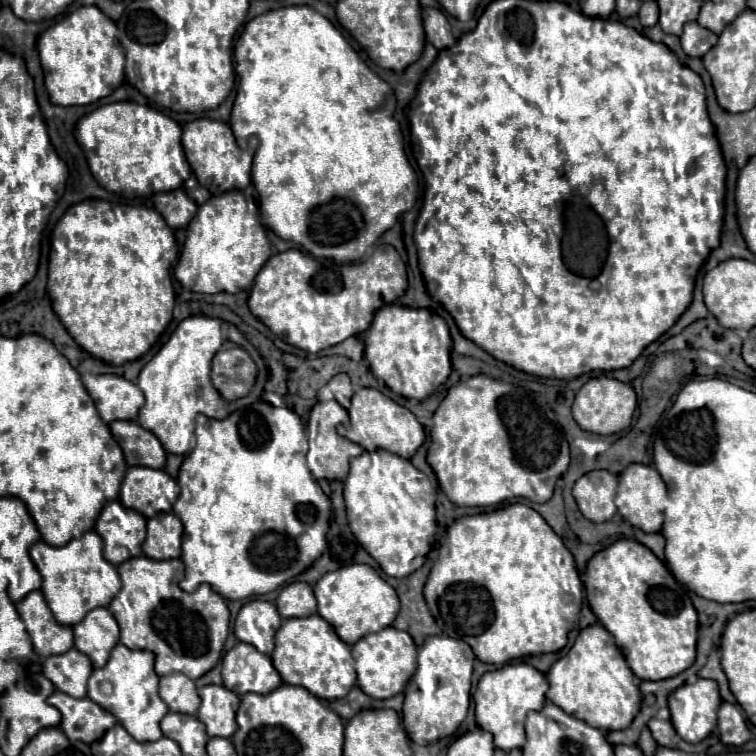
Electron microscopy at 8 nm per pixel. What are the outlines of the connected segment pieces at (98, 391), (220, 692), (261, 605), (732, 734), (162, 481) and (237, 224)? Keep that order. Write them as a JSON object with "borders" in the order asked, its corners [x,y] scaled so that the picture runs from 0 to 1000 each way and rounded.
{"borders":[[[[153,495],[110,497],[108,504],[138,558],[180,556],[185,540],[190,537],[188,516],[179,505],[172,505],[161,497]]],[[[270,907],[262,913],[262,921],[267,926],[262,952],[270,955],[275,974],[304,976],[315,963],[312,939],[317,934],[317,923],[296,907]]],[[[336,794],[317,804],[310,823],[310,839],[317,849],[333,852],[347,865],[357,868],[362,860],[362,839],[370,825],[373,817],[362,799]]],[[[955,929],[950,939],[950,968],[960,987],[981,987],[992,979],[992,966],[987,960],[984,944],[976,934]]],[[[193,616],[169,619],[159,648],[159,664],[167,672],[183,675],[193,685],[204,685],[212,677],[225,677],[233,661],[235,640],[222,624]]],[[[304,251],[299,257],[280,259],[262,275],[257,294],[249,299],[249,312],[230,365],[241,381],[251,386],[312,389],[336,376],[341,357],[357,339],[360,325],[344,295],[340,270],[327,263],[317,251]]]]}

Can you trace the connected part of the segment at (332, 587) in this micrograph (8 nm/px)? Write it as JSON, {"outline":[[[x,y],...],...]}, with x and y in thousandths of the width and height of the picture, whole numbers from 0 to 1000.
{"outline":[[[466,746],[466,749],[455,749],[442,757],[429,759],[418,770],[415,786],[421,794],[421,812],[426,817],[431,817],[431,823],[437,823],[437,828],[442,828],[444,839],[458,852],[468,852],[468,849],[474,849],[474,844],[479,844],[484,839],[519,828],[519,823],[529,807],[524,780],[516,772],[511,772],[495,751],[489,751],[484,746]]]}

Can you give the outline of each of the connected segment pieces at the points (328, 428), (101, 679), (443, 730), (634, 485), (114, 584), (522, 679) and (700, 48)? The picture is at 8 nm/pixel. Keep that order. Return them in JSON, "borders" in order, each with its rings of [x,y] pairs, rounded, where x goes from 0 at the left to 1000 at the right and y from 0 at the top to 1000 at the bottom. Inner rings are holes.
{"borders":[[[[434,529],[434,532],[421,532],[413,545],[410,545],[410,556],[407,556],[407,585],[410,585],[410,595],[405,601],[407,608],[407,619],[415,627],[415,632],[431,632],[431,635],[458,635],[460,619],[463,619],[463,606],[476,603],[481,598],[479,590],[463,585],[460,579],[450,577],[444,571],[447,561],[460,558],[460,545],[447,537],[444,529]]],[[[153,852],[138,884],[122,889],[116,899],[116,923],[130,929],[138,939],[151,944],[156,955],[183,976],[183,981],[204,981],[214,976],[212,952],[220,947],[222,934],[209,921],[209,894],[204,889],[204,865],[196,860],[172,860]],[[143,905],[143,913],[140,913]]],[[[587,839],[563,844],[553,861],[553,884],[548,897],[534,913],[534,942],[532,955],[545,981],[569,984],[598,974],[608,955],[616,950],[622,931],[622,897],[624,897],[624,868],[622,854],[611,847]]],[[[833,614],[820,627],[817,653],[815,653],[815,669],[825,688],[831,688],[836,696],[852,701],[854,705],[876,706],[876,690],[878,690],[878,675],[884,669],[884,646],[881,638],[873,632],[870,622],[854,614]]],[[[114,704],[108,712],[93,714],[87,722],[66,722],[58,714],[40,725],[40,735],[56,759],[56,786],[71,810],[74,820],[85,828],[103,825],[119,807],[143,802],[159,780],[159,762],[151,746],[135,733],[135,712],[127,704]]],[[[696,876],[669,878],[661,886],[643,889],[627,915],[630,955],[638,966],[653,974],[656,989],[669,995],[690,989],[696,981],[693,950],[701,939],[717,939],[717,934],[722,931],[722,913],[725,902],[720,892],[714,892],[706,881]]],[[[910,29],[905,34],[905,45],[899,48],[902,66],[913,77],[929,77],[942,61],[947,61],[950,48],[934,37],[929,37],[923,29]]]]}

